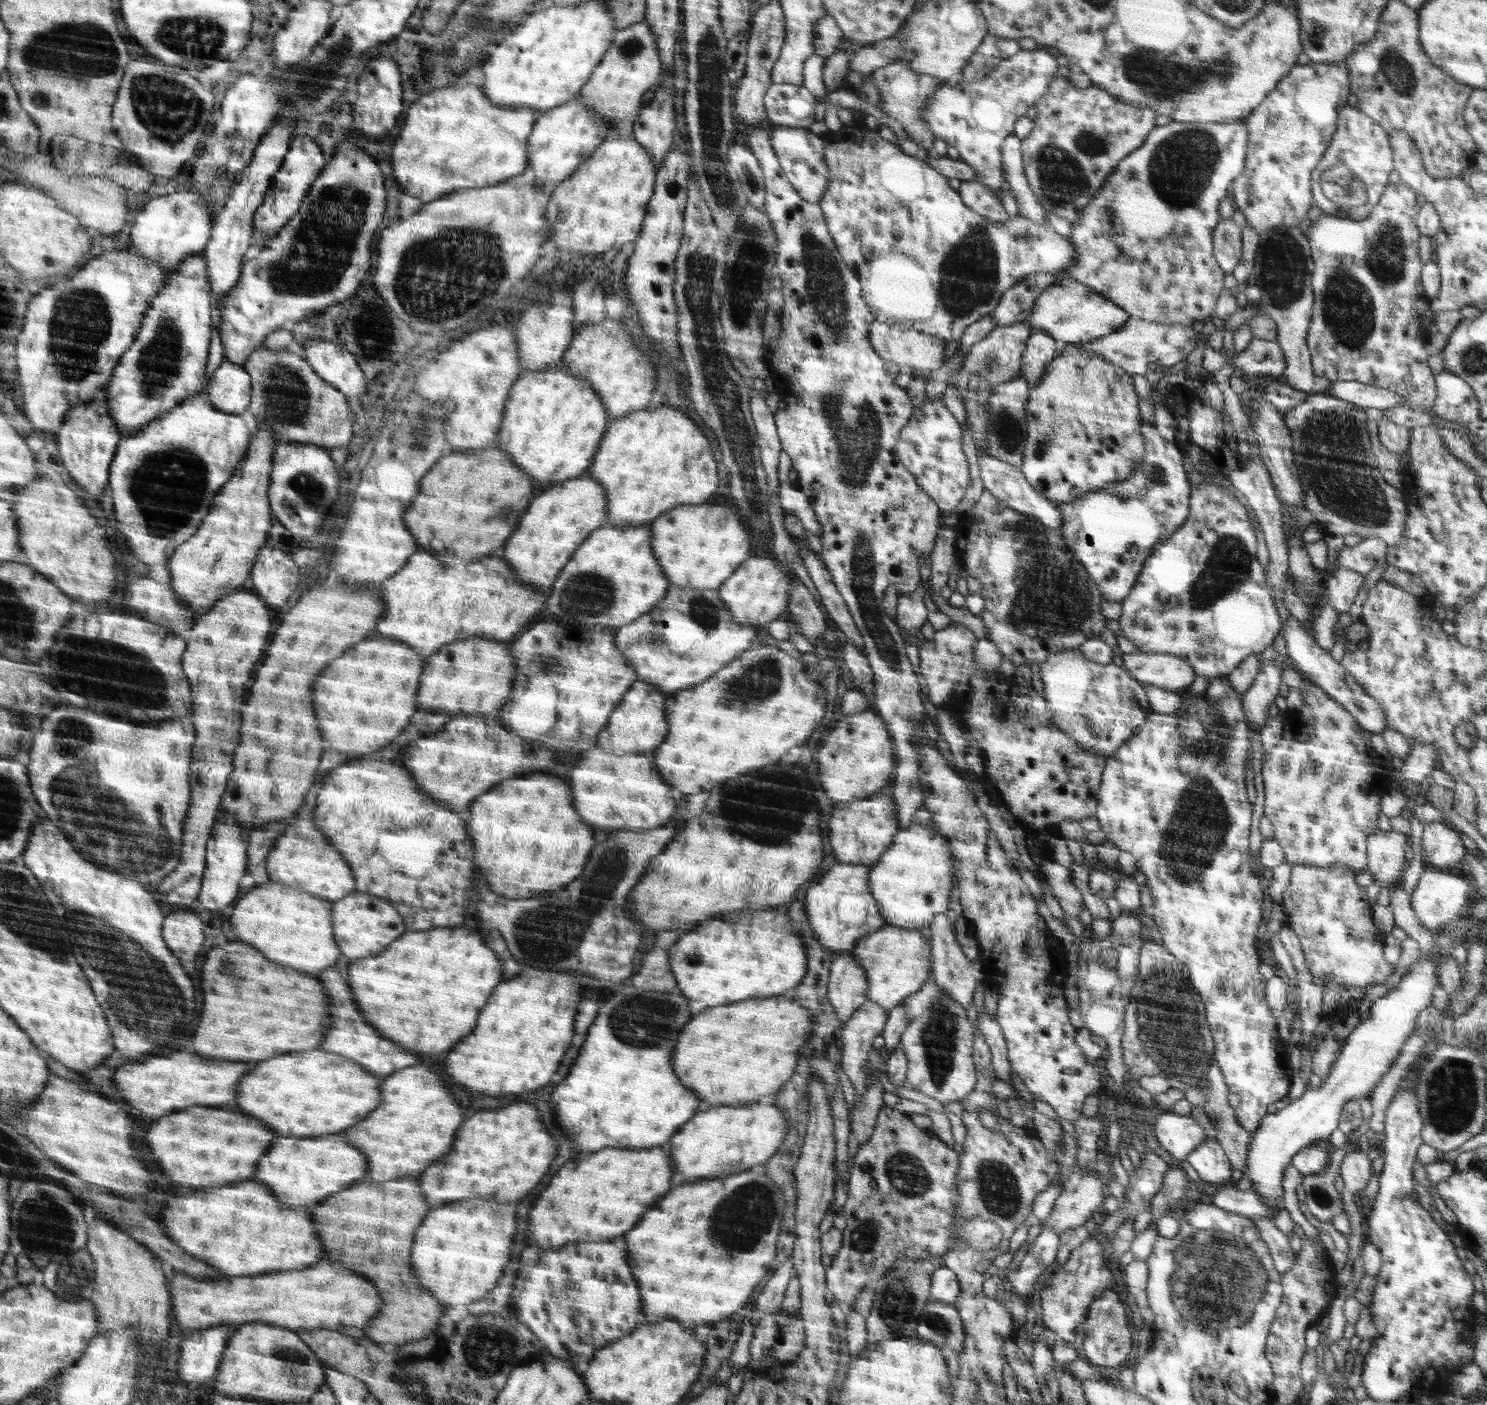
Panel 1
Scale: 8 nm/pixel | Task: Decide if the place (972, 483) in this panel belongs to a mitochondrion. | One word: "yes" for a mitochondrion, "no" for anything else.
no

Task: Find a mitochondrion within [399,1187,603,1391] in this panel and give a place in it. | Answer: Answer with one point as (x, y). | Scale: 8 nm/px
(488, 1346)

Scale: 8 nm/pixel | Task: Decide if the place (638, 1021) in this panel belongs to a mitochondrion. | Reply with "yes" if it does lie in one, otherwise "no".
yes

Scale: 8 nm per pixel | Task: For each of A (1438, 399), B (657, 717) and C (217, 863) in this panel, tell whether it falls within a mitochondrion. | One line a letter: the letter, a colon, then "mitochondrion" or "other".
A: other
B: other
C: other

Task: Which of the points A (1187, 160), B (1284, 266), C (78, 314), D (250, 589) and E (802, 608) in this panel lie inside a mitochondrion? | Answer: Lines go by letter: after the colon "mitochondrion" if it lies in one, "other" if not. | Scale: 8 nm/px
A: mitochondrion
B: mitochondrion
C: mitochondrion
D: other
E: mitochondrion

